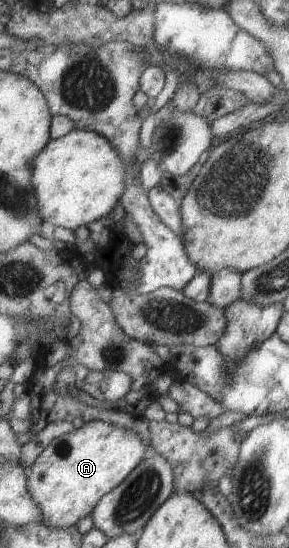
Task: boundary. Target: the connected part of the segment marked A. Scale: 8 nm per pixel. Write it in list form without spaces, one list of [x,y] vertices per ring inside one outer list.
[[[90,421],[80,428],[53,438],[31,463],[25,487],[40,509],[44,526],[67,529],[83,516],[91,514],[94,505],[150,452],[131,429],[118,428],[102,421]]]

